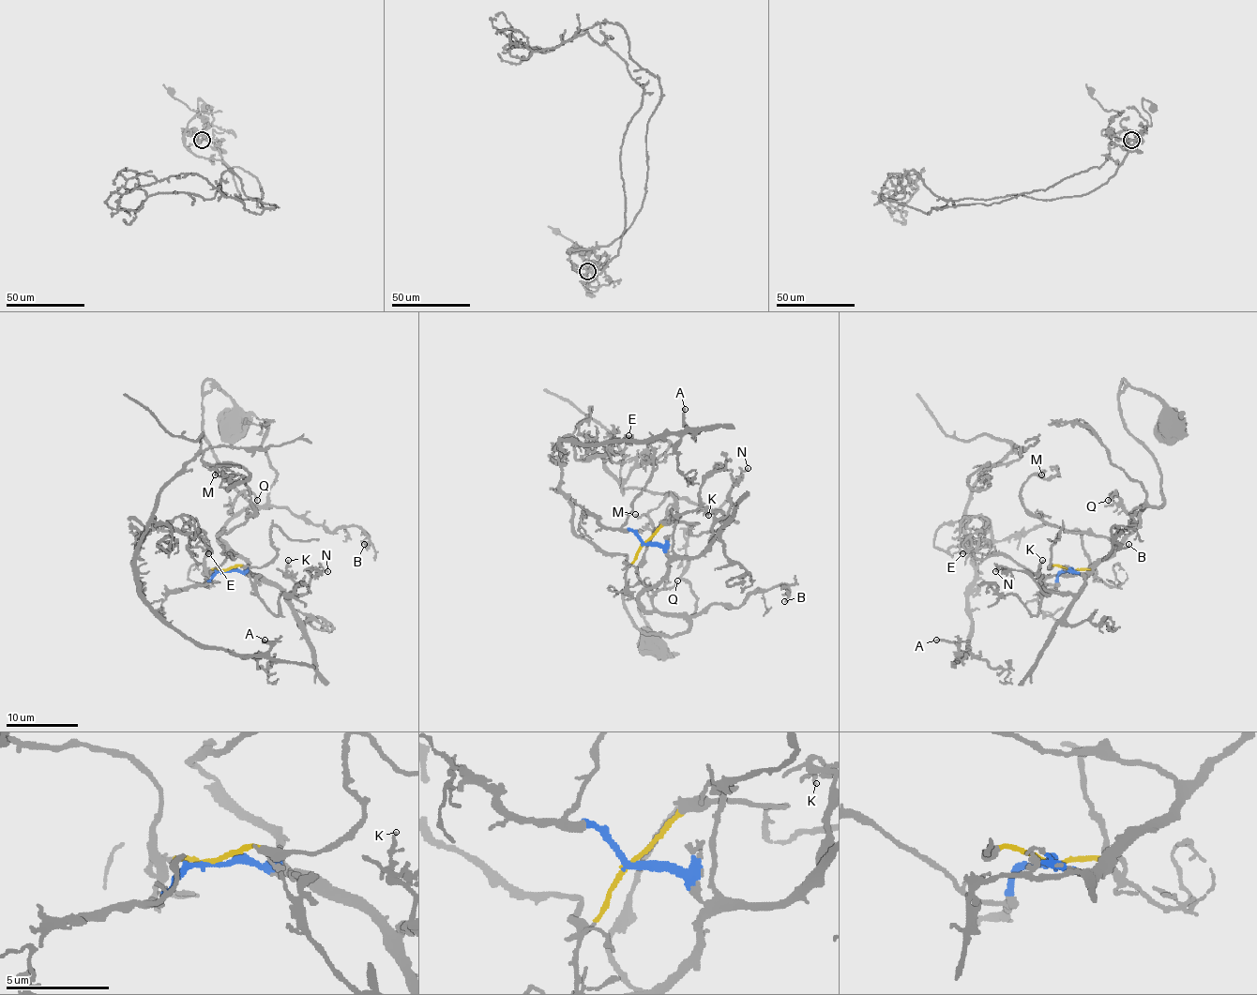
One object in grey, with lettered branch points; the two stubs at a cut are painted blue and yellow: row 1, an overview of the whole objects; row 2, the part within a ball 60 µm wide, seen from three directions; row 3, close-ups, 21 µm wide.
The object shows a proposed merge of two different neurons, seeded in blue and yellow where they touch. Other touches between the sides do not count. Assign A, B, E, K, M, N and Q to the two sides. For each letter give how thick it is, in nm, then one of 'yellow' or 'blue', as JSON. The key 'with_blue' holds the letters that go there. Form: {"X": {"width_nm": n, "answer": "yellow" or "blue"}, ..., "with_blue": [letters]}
{"A": {"width_nm": 240, "answer": "yellow"}, "B": {"width_nm": 140, "answer": "blue"}, "E": {"width_nm": 120, "answer": "yellow"}, "K": {"width_nm": 120, "answer": "blue"}, "M": {"width_nm": 180, "answer": "blue"}, "N": {"width_nm": 140, "answer": "blue"}, "Q": {"width_nm": 170, "answer": "blue"}, "with_blue": ["B", "K", "M", "N", "Q"]}

